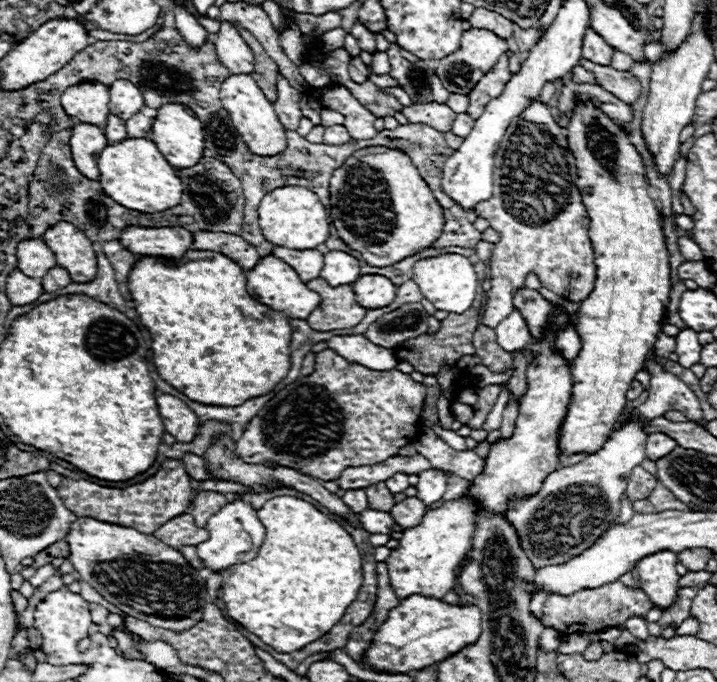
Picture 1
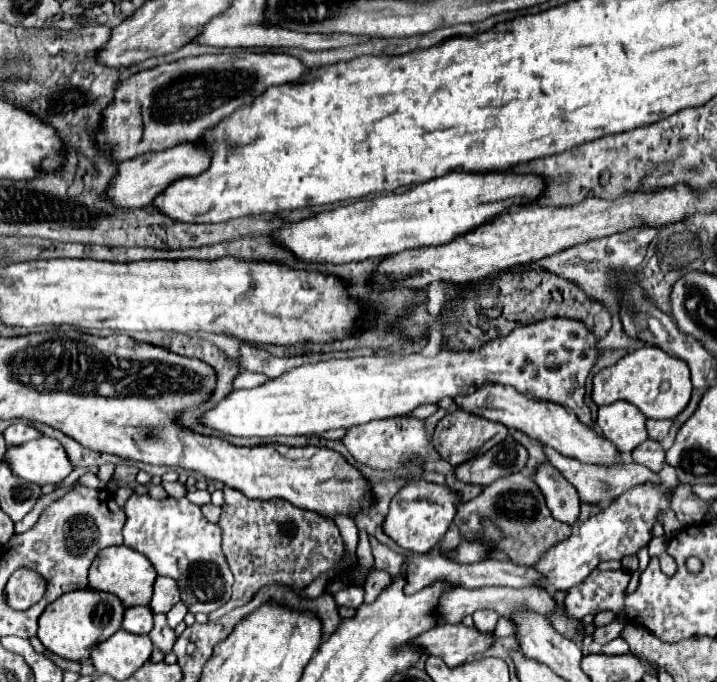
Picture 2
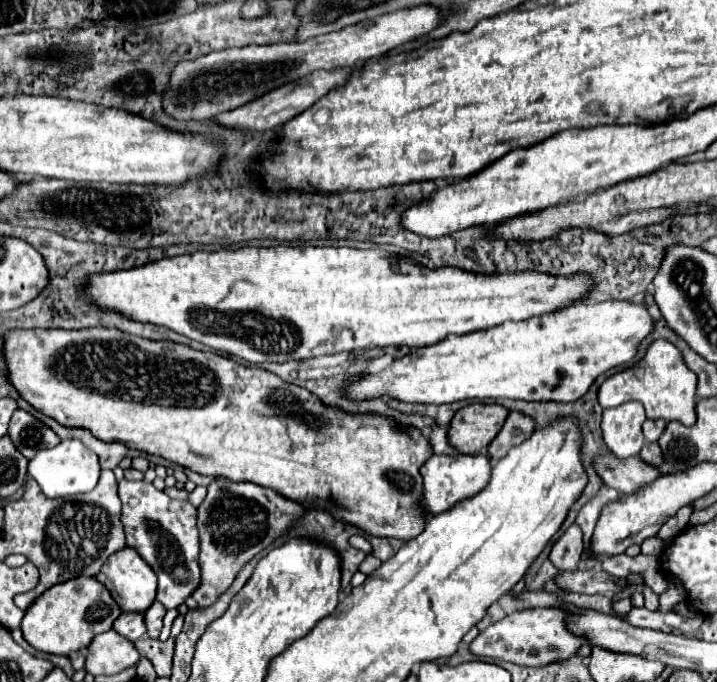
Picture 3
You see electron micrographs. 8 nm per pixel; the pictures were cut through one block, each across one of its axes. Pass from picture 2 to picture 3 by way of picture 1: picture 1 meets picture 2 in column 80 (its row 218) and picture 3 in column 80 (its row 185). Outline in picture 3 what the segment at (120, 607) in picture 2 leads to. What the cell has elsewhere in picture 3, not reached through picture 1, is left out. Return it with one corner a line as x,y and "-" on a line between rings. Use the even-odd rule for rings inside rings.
84,576
60,582
48,588
40,598
36,598
24,612
20,630
24,634
24,640
32,648
48,654
68,656
70,652
88,646
94,636
110,630
120,614
122,610
118,608
106,586
94,576

